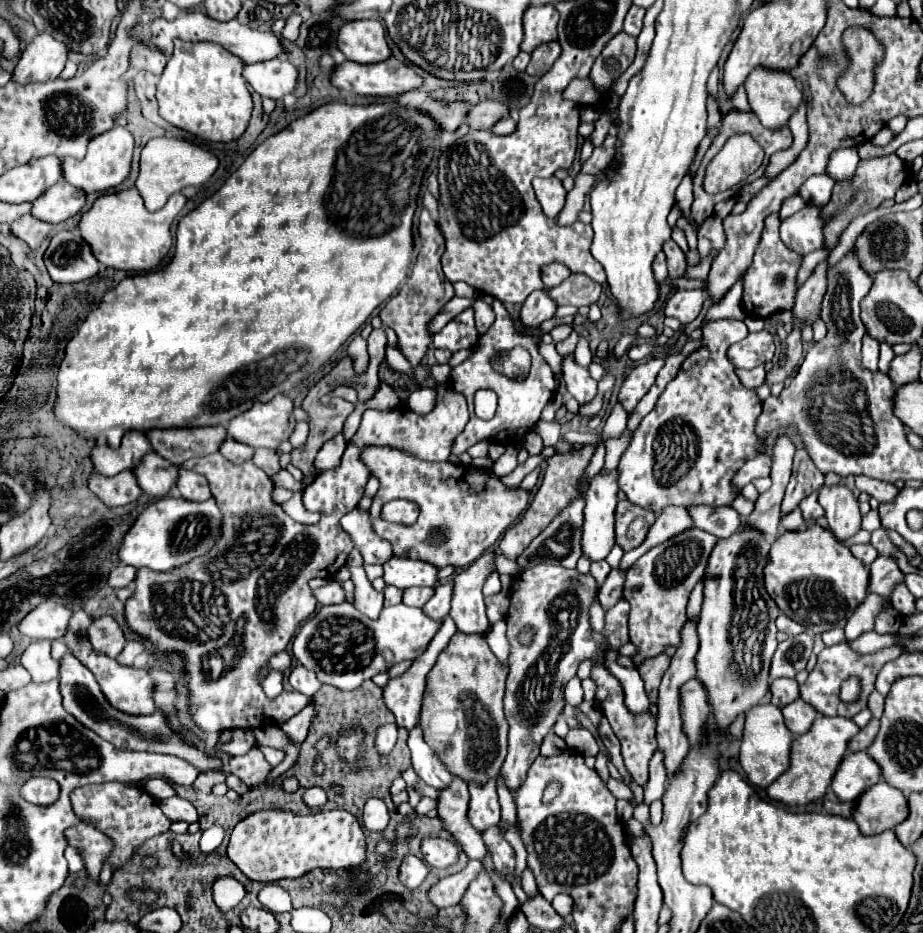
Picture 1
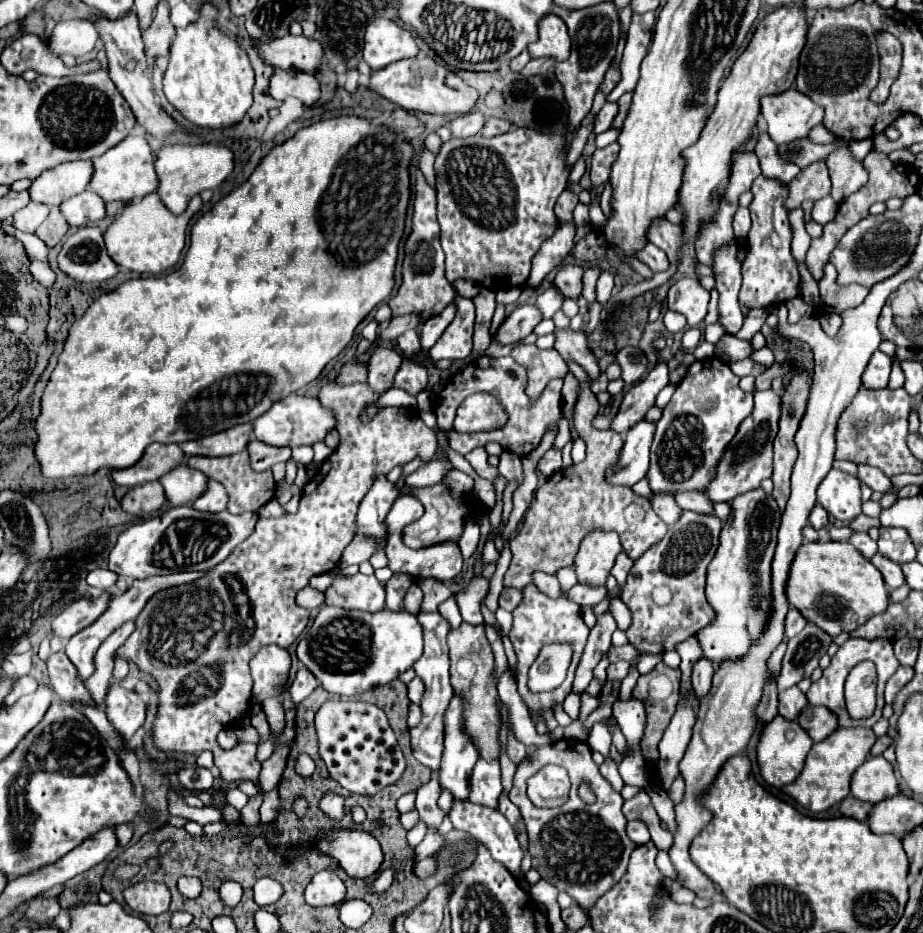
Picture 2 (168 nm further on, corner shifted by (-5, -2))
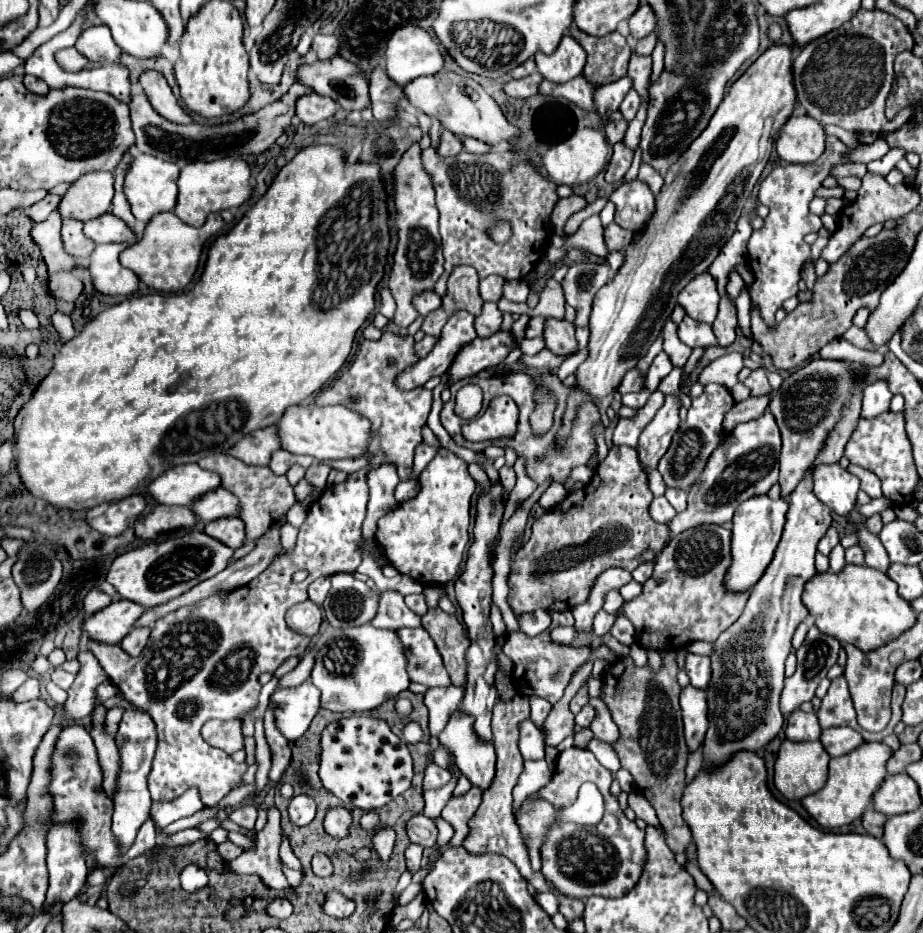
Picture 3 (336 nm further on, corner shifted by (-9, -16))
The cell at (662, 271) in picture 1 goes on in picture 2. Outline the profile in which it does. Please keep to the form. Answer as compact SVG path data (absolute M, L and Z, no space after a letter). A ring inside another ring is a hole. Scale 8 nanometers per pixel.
M648 244L644 250L640 250L638 260L644 262L652 272L666 272L670 266L666 254L660 248L656 248L654 244Z

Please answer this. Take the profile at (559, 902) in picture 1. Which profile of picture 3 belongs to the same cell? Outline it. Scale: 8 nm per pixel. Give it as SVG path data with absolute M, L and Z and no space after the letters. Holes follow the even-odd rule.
M552 892L536 894L536 900L538 900L538 904L540 904L550 916L554 916L554 914L558 912L558 898L556 898Z

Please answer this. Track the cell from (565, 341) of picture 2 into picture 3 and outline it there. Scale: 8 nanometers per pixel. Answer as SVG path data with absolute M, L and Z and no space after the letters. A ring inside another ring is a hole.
M546 318L546 324L544 324L544 342L546 342L546 346L554 354L560 354L560 356L574 354L576 352L574 326L568 320Z

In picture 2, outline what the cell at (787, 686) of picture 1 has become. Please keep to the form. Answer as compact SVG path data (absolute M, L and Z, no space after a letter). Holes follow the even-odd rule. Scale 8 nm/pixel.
M794 686L794 688L788 688L788 690L780 690L778 692L778 714L788 718L788 720L796 720L796 716L808 706L808 700L804 696L804 692Z

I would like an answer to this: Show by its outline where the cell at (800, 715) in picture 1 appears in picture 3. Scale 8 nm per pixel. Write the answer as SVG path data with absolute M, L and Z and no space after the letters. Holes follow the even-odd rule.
M830 728L822 732L820 742L824 744L830 756L844 756L856 750L856 746L864 744L864 738L852 728Z

